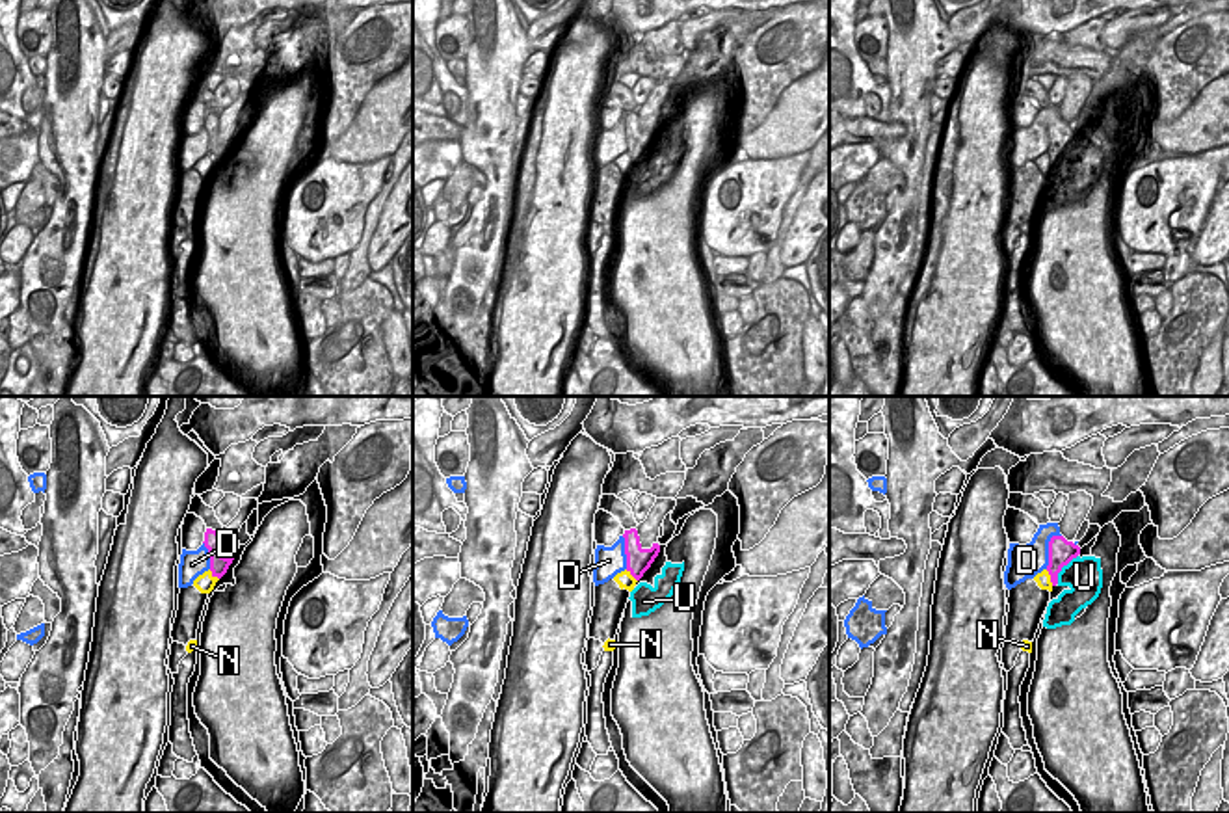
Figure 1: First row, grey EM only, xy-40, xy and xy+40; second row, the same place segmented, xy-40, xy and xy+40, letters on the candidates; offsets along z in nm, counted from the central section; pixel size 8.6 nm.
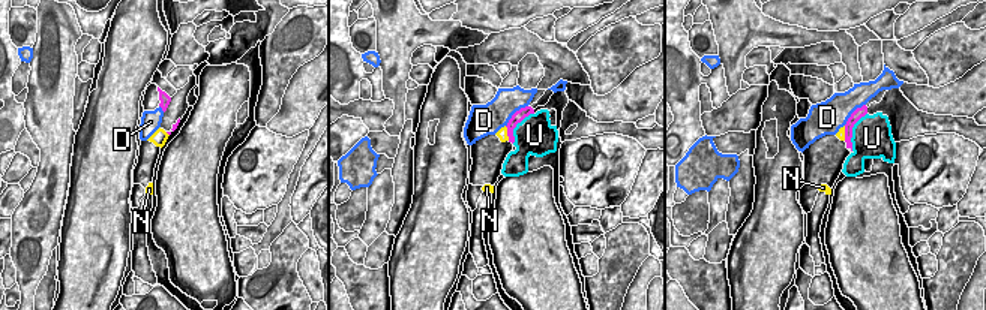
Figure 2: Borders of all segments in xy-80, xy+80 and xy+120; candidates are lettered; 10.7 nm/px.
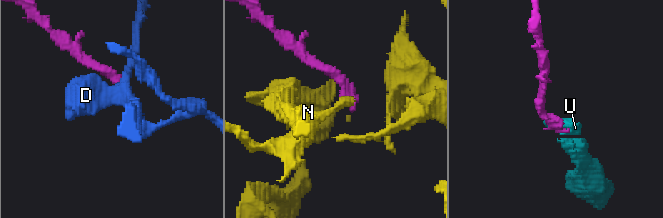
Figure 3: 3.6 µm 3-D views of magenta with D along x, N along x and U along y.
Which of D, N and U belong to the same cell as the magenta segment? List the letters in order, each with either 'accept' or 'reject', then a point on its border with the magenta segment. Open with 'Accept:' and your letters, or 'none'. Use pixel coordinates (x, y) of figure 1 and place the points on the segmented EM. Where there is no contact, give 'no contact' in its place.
Accept: U
D: reject; contact xy+40 (1049, 549)
N: reject; contact xy+40 (1051, 577)
U: accept; contact xy+40 (1062, 566)

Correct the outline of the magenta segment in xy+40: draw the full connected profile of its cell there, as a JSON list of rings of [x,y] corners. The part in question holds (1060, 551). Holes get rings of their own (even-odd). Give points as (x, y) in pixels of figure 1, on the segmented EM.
[[[1052,536],[1049,541],[1049,566],[1052,586],[1065,590],[1049,603],[1043,627],[1056,629],[1071,625],[1075,616],[1091,605],[1103,588],[1101,558],[1078,556],[1080,547],[1064,536]]]

